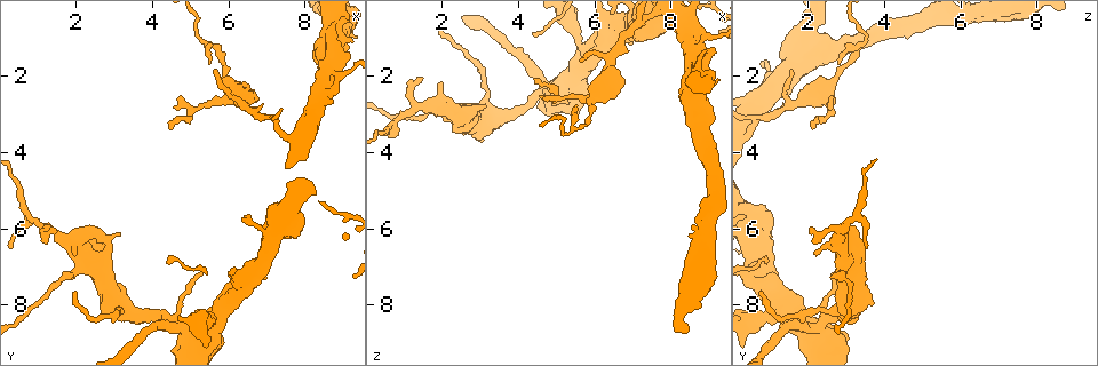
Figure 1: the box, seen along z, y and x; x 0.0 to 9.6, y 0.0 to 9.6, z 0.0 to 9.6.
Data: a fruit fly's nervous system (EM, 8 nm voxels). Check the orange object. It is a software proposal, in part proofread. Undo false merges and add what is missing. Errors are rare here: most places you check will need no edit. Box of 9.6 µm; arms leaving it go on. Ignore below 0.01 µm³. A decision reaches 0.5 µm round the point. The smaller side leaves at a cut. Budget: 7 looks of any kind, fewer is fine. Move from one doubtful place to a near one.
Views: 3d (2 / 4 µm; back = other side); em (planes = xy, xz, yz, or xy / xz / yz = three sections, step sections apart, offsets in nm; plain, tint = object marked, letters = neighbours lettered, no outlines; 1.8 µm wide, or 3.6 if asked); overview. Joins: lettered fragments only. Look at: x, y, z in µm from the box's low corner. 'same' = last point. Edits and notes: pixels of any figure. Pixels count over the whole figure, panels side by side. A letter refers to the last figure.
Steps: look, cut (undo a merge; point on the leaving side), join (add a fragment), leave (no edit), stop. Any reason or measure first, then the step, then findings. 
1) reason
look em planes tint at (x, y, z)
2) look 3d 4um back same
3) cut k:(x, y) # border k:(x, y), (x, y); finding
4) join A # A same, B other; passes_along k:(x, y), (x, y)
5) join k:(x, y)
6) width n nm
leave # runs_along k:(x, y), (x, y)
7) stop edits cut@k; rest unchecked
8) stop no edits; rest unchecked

sharp bend
look 3d 4um at (5.15, 0.95, 3.45)

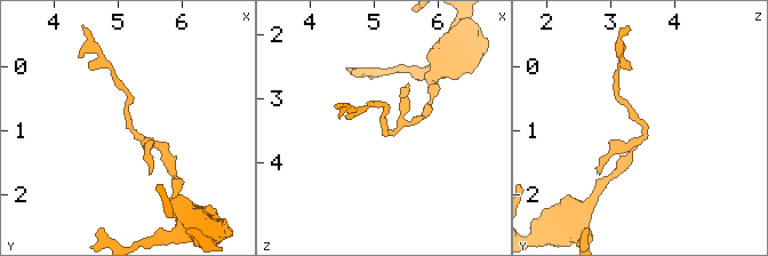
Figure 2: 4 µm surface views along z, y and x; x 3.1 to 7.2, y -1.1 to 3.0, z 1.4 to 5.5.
need the tissue
look em planes tint at (5.20, 0.95, 3.55)

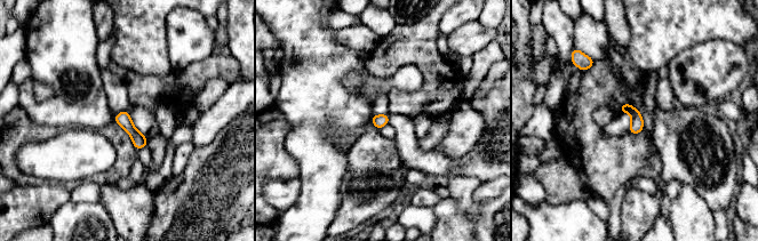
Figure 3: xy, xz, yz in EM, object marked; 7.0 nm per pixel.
look em planes letters same

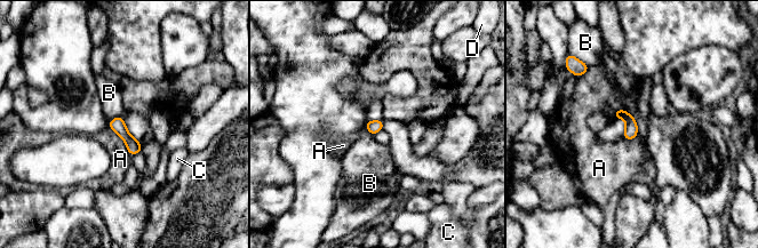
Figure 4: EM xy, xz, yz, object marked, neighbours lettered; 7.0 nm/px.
leave # A other, B other, C other, D other; border 4:(108, 126), (122, 140), (132, 156); all the same neuron

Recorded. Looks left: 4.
arms part here
look em 3.6um xy step 16 letters at (8.55, 2.25, 1.20)

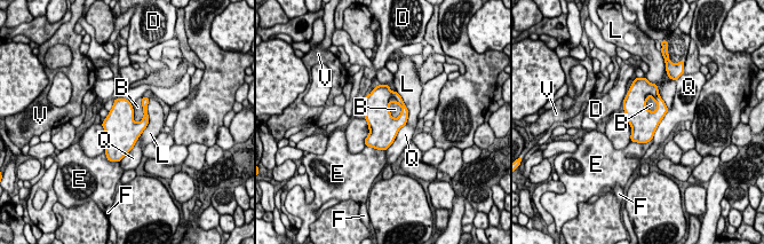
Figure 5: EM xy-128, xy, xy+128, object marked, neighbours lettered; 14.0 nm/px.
width 380 nm
leave # B other, D other, E other, F other, L other, Q other, V other; border 5:(141, 100), (143, 117), (135, 123); continuous, no second neuron

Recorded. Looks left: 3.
end of a long branch
look em yz step 16 letters at (1.95, 7.65, 0.80)

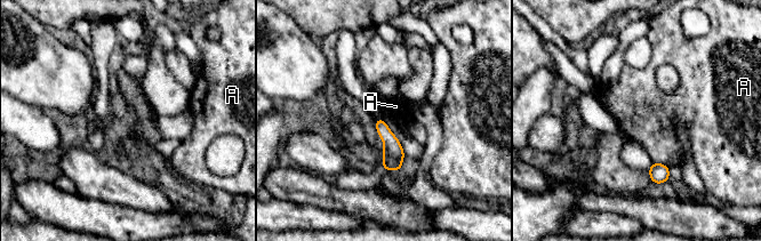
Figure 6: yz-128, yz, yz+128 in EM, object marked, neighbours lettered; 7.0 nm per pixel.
leave # A other; border 6:(653, 162), (659, 162), (667, 168); none of them fits

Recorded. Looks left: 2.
stop no edits; rest unchecked

